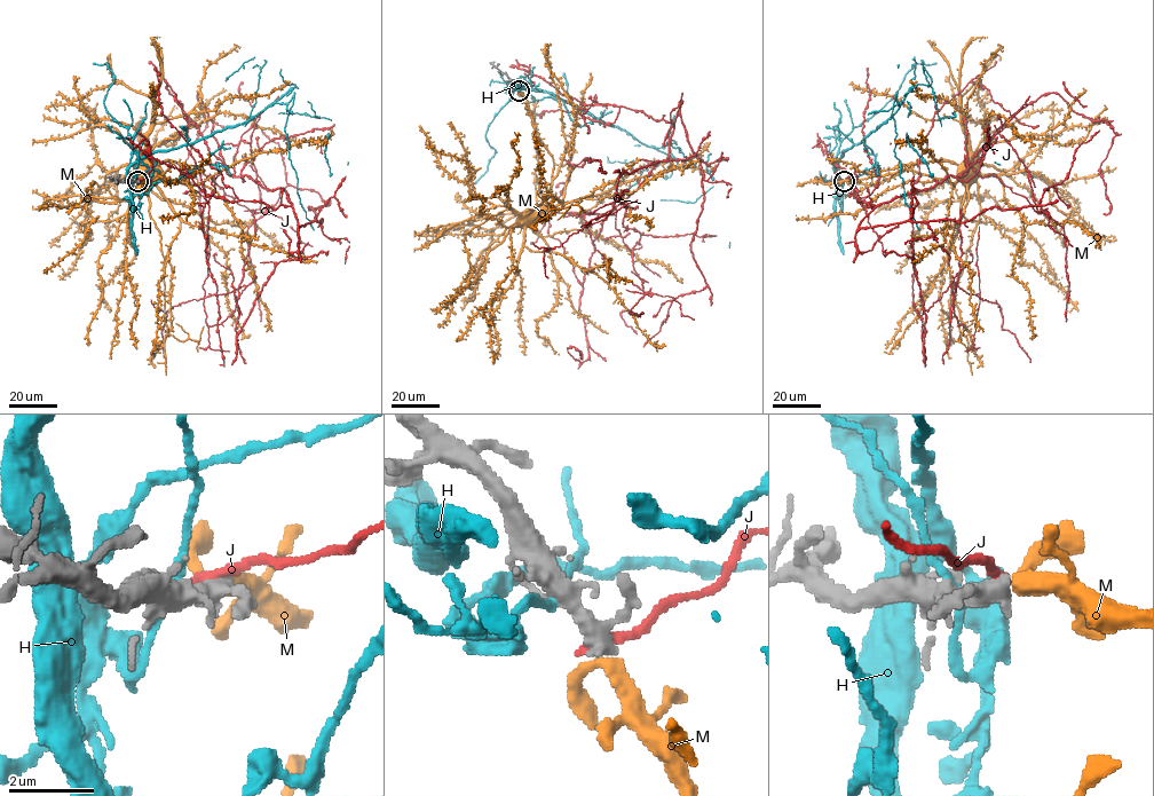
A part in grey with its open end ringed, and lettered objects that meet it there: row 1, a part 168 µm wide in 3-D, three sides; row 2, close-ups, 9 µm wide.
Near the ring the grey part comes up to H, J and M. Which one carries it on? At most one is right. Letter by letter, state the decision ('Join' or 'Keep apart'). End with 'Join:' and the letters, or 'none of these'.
H: Keep apart
J: Keep apart
M: Join
Join: M

